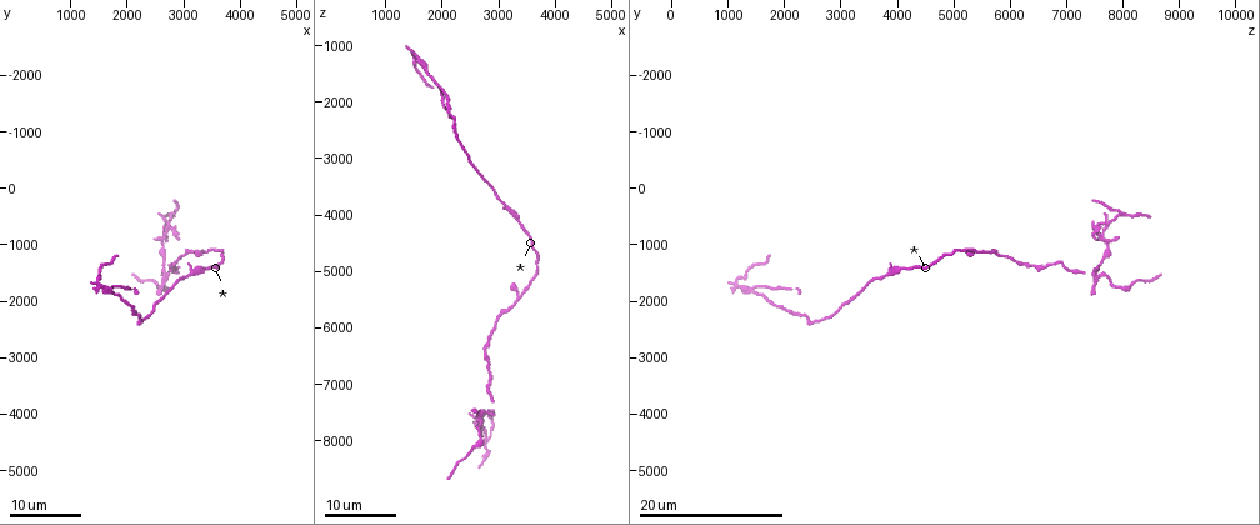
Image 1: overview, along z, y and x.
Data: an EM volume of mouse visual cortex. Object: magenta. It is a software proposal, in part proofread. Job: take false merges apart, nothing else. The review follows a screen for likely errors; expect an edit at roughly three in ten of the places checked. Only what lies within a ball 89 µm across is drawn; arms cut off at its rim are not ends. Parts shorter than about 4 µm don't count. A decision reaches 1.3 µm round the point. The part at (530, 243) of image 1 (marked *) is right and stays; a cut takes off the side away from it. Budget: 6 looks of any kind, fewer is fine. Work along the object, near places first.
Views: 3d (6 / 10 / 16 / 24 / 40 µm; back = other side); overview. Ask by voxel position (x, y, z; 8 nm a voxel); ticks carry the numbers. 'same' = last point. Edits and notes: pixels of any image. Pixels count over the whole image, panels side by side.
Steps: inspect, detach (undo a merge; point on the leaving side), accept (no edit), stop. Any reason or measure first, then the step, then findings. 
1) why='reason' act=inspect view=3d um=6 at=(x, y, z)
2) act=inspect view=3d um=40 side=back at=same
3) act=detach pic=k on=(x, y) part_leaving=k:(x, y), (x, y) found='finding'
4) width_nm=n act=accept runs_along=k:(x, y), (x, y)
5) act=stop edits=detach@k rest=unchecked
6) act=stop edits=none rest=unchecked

why='sudden change in width' act=inspect view=3d um=24 at=(3200, 1500, 3850)

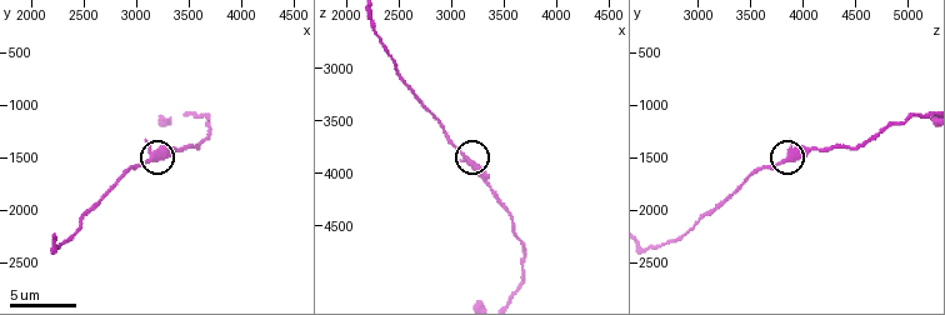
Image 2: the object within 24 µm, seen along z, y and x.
why='zoom in' act=inspect view=3d um=6 at=(3140, 1480, 3860)

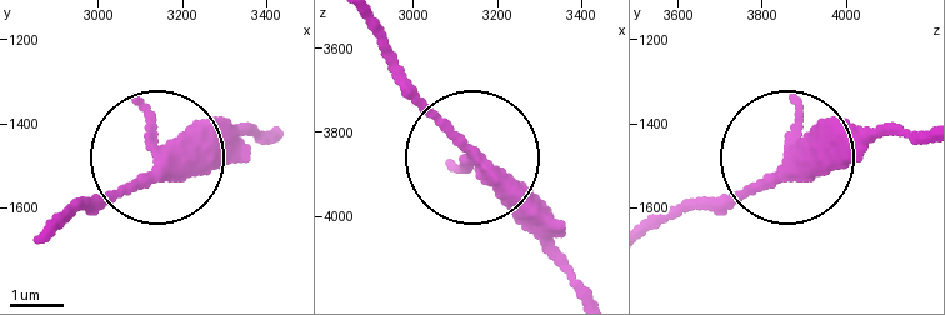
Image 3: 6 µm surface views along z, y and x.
width_nm=310 act=accept runs_along=3:(588, 293), (390, 69) found='one neuron here'

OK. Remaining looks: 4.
why='sudden change in width' act=inspect view=3d um=16 at=(2050, 2050, 1900)

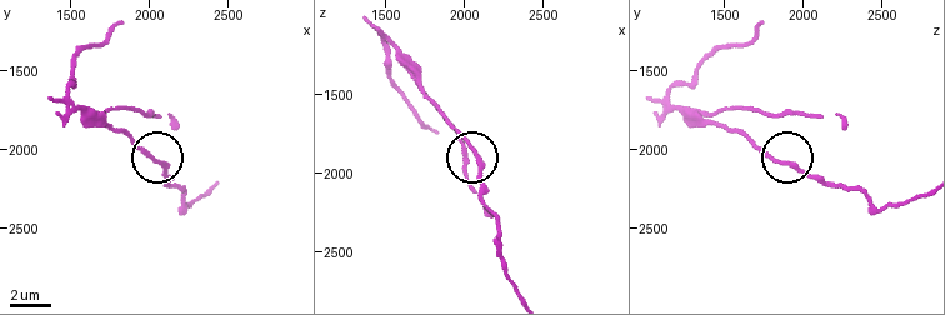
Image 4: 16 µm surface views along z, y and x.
act=inspect view=3d um=6 at=(2080, 2080, 1880)

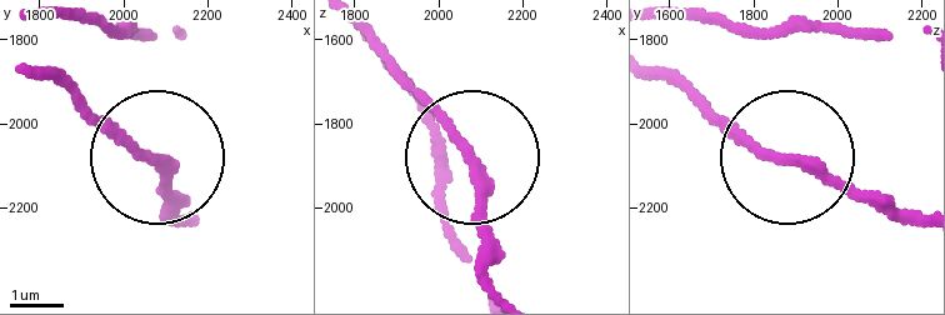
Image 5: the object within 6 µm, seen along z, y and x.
width_nm=210 act=accept found='continuous, no second neuron'

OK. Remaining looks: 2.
why='four-way junction' act=inspect view=3d um=24 at=(2650, 1450, 7550)

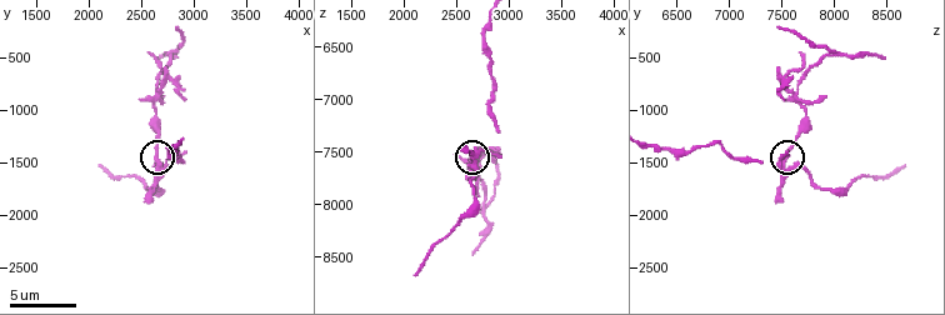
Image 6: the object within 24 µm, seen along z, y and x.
act=inspect view=3d um=6 at=(2660, 1520, 7520)

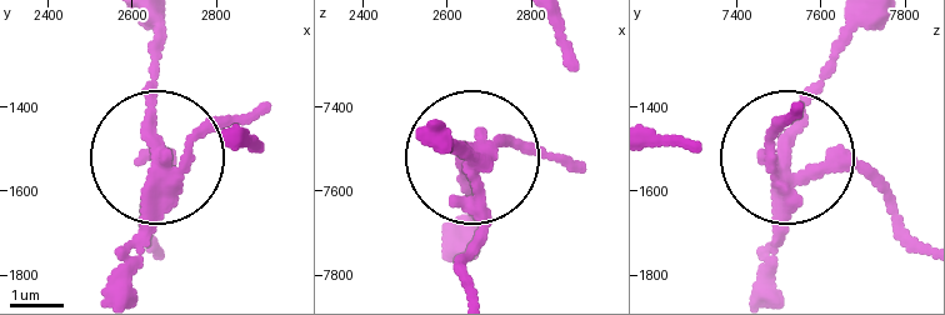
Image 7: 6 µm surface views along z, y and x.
side_arm_um=12 act=detach pic=7 on=(536, 150) part_leaving=7:(165, 176), (151, 33) found='two neurons meet here'

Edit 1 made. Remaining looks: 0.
act=stop edits=detach@7 rest=unchecked

